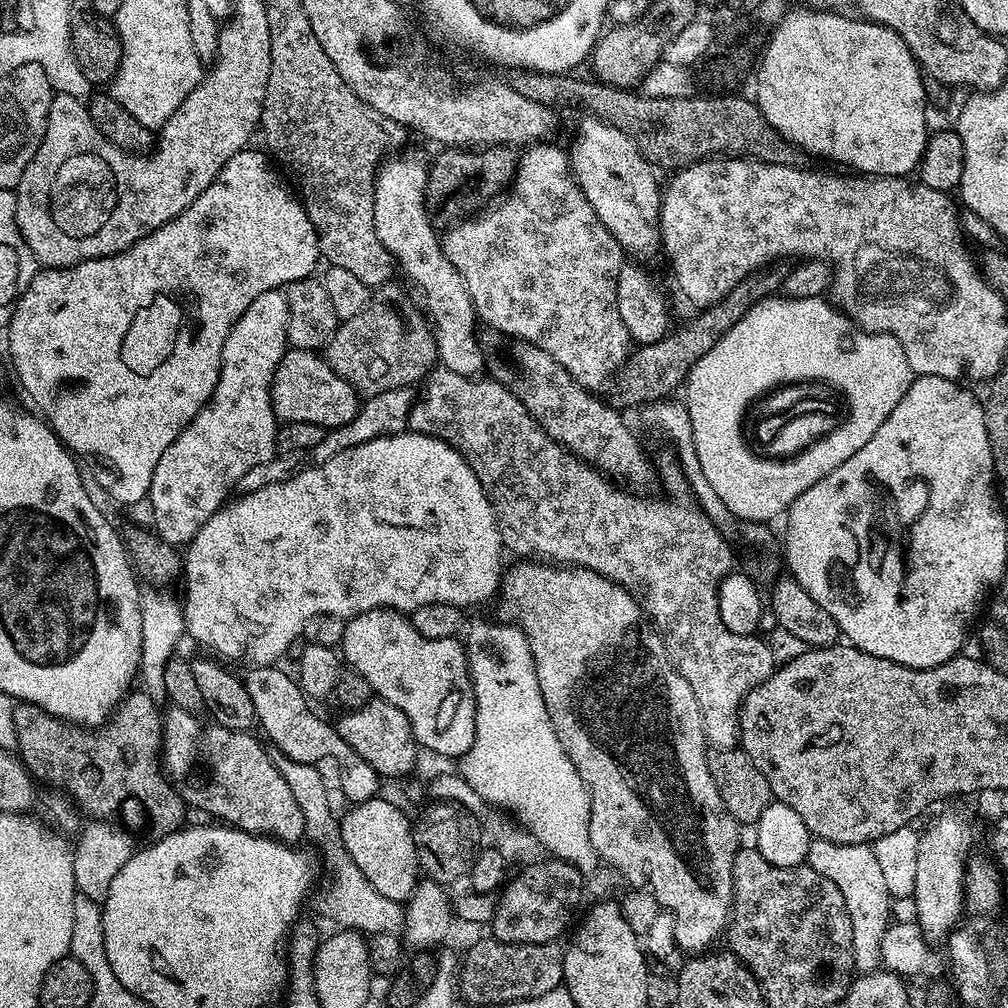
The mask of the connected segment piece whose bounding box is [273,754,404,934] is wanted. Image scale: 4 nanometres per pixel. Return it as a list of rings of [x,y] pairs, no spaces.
[[[278,754],[273,757],[276,768],[286,780],[287,786],[297,799],[298,808],[303,811],[304,834],[310,841],[321,844],[324,850],[324,864],[328,867],[328,885],[318,902],[319,910],[341,929],[355,926],[361,933],[396,932],[404,927],[404,910],[401,901],[386,898],[366,882],[366,874],[354,866],[350,854],[344,849],[340,837],[340,820],[332,813],[326,782],[317,765],[298,763]]]

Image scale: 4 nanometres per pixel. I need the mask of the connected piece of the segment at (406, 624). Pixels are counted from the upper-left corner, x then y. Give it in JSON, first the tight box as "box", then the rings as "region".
{"box":[342,608,476,756],"region":[[[375,608],[353,616],[345,626],[342,641],[342,656],[350,663],[351,671],[362,674],[370,682],[373,693],[379,699],[398,706],[410,718],[412,733],[421,749],[429,748],[440,756],[465,756],[474,742],[476,733],[476,699],[472,689],[472,675],[468,673],[468,654],[463,643],[456,638],[422,638],[414,630],[407,615],[394,612],[391,608]]]}

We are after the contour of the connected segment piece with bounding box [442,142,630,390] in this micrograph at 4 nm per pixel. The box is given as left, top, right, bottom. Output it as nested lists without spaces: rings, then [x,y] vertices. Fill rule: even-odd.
[[[537,142],[525,147],[519,153],[515,175],[511,179],[510,191],[512,190],[512,193],[497,208],[492,208],[489,212],[482,213],[481,216],[473,215],[471,218],[462,219],[449,227],[443,233],[442,247],[446,258],[454,266],[454,270],[458,270],[458,274],[463,278],[472,304],[476,307],[477,317],[483,323],[485,320],[496,332],[505,332],[506,335],[512,336],[511,338],[524,340],[527,344],[546,350],[546,354],[550,354],[550,358],[554,358],[554,362],[564,367],[584,388],[600,390],[596,388],[602,387],[607,380],[609,383],[630,355],[628,331],[622,326],[622,318],[618,314],[618,302],[616,301],[618,274],[626,263],[626,254],[620,249],[620,243],[614,238],[614,234],[610,234],[610,230],[602,226],[602,218],[598,216],[594,206],[586,202],[582,190],[576,185],[576,177],[573,176],[569,161],[566,159],[565,149],[563,152],[562,149],[555,148],[554,145],[548,143]]]

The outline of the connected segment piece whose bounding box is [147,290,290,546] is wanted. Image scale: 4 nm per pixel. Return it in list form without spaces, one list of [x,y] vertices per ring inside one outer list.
[[[280,290],[258,294],[258,298],[246,306],[230,330],[226,346],[222,346],[220,377],[214,394],[202,406],[200,413],[185,426],[182,434],[178,434],[178,438],[166,446],[166,454],[162,454],[162,458],[158,458],[158,466],[154,466],[154,478],[147,495],[150,506],[154,506],[154,531],[167,544],[189,544],[201,526],[229,499],[228,488],[229,492],[235,489],[238,478],[242,478],[246,470],[277,455],[278,421],[272,409],[272,379],[278,362],[282,362],[289,347],[287,295]]]

